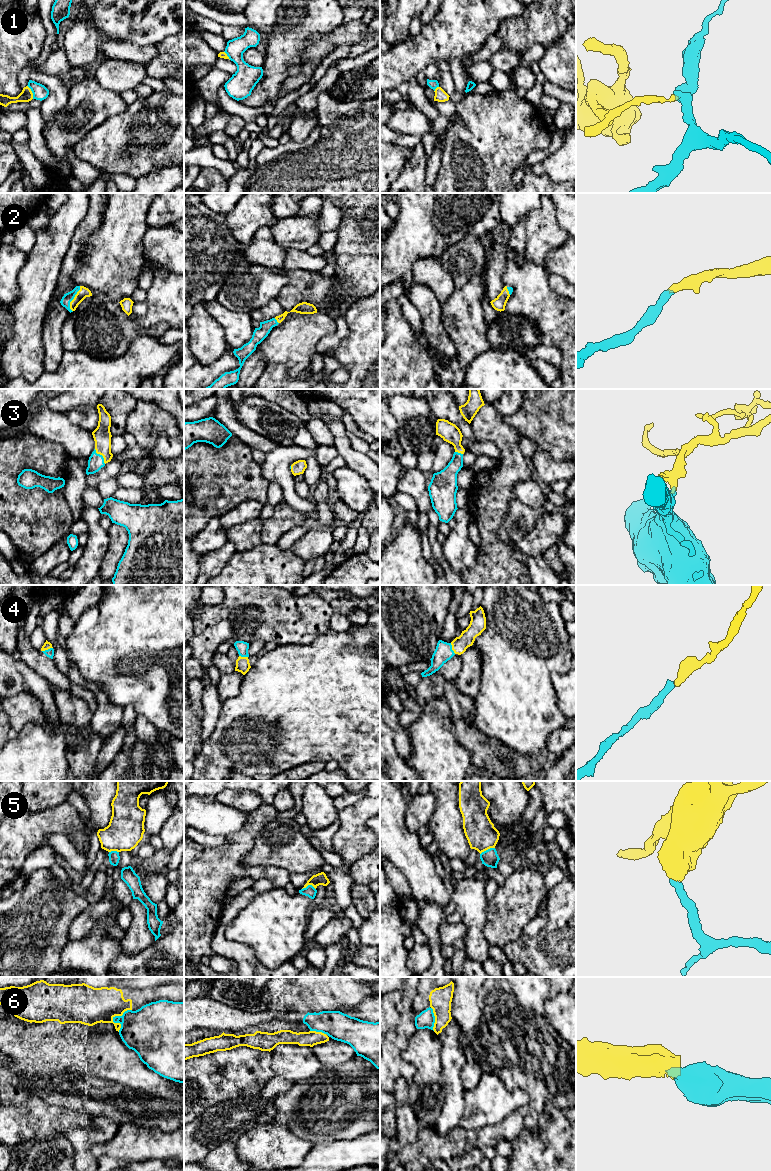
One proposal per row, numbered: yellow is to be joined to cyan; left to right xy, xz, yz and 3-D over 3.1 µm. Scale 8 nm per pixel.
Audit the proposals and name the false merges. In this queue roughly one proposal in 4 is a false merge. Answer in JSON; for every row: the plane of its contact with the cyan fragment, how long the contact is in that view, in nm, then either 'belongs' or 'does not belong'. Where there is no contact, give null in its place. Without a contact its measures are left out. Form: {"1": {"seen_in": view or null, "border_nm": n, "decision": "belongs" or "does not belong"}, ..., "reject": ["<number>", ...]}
{"1": {"seen_in": "xy", "border_nm": 120, "decision": "does not belong"}, "2": {"seen_in": "xy", "border_nm": 220, "decision": "belongs"}, "3": {"seen_in": "xy", "border_nm": 150, "decision": "belongs"}, "4": {"seen_in": "xy", "border_nm": 90, "decision": "belongs"}, "5": {"seen_in": "yz", "border_nm": 130, "decision": "does not belong"}, "6": {"seen_in": "xy", "border_nm": 220, "decision": "does not belong"}, "reject": ["1", "5", "6"]}

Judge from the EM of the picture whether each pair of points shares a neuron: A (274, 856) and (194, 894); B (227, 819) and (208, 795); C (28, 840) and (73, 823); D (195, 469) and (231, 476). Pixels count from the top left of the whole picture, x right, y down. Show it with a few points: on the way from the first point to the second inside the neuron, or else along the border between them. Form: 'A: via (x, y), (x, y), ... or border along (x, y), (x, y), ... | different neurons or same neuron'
A: border along (241, 859), (245, 866), (275, 868) | different neurons
B: border along (194, 795), (205, 801), (215, 800) | different neurons
C: via (39, 829), (45, 823), (62, 823) | same neuron
D: via (204, 469), (210, 473), (222, 473) | same neuron

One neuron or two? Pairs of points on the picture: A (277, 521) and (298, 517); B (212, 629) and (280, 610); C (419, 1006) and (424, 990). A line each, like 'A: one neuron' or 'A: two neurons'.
A: one neuron
B: one neuron
C: one neuron

